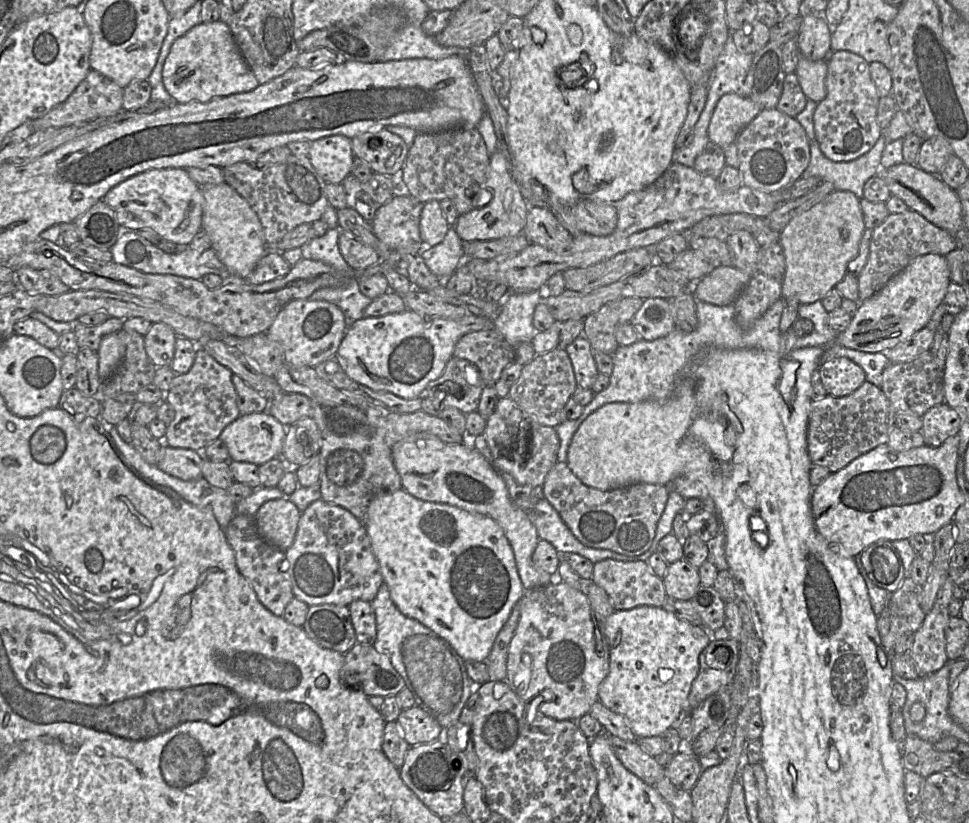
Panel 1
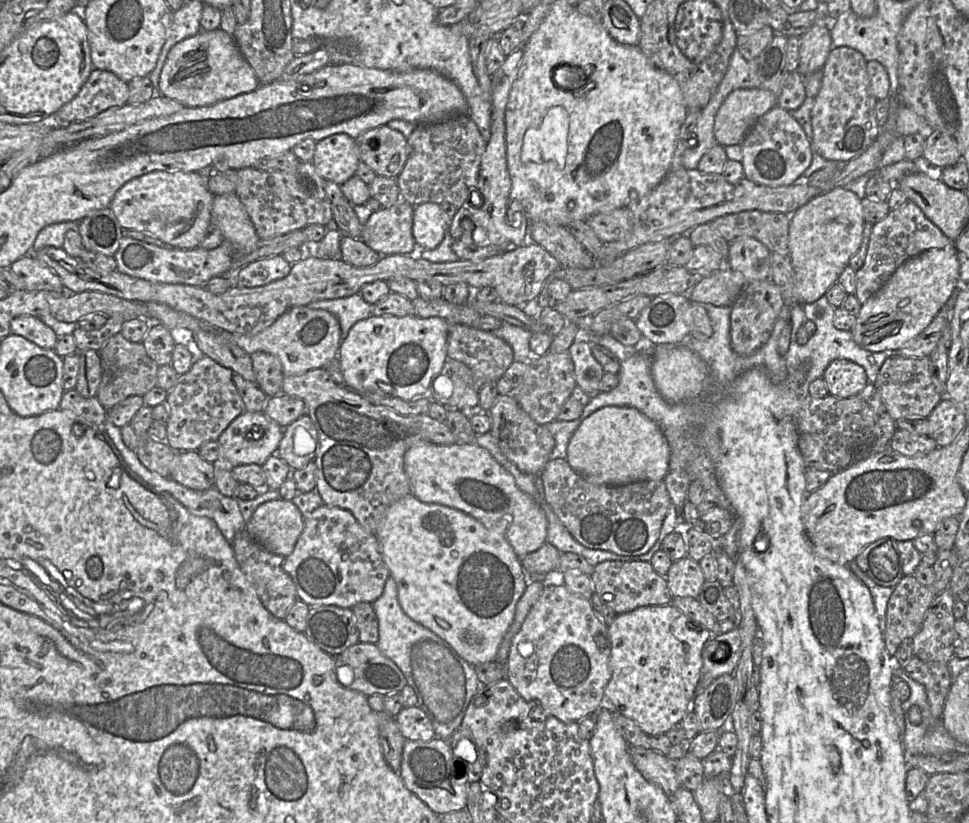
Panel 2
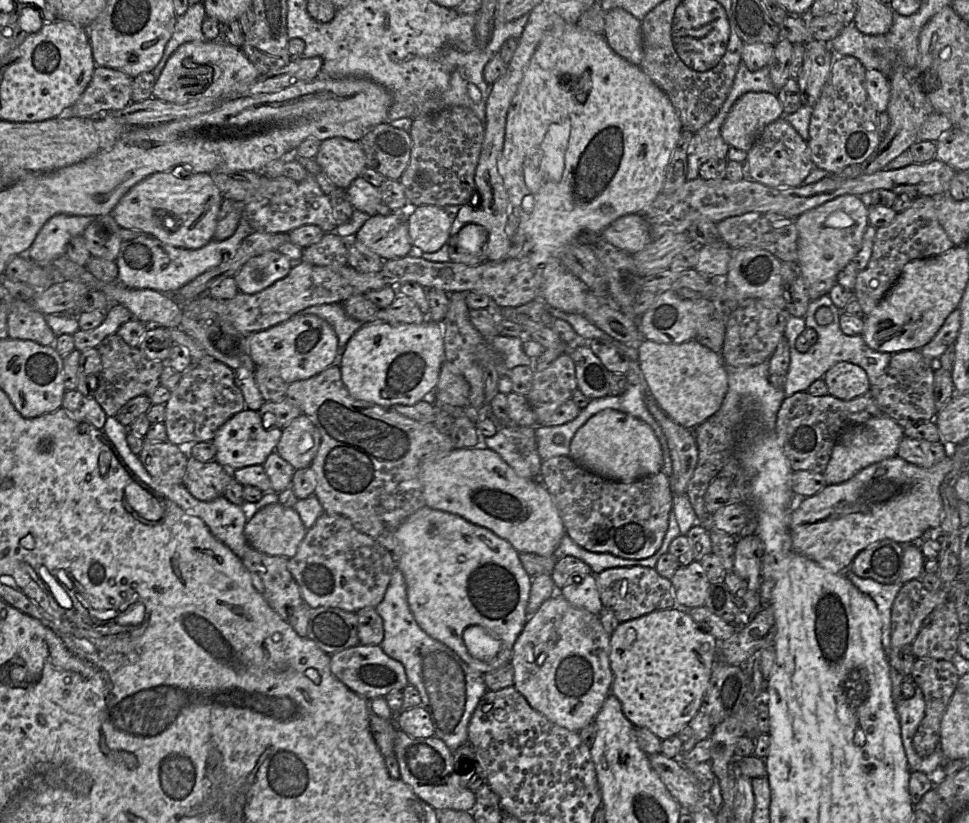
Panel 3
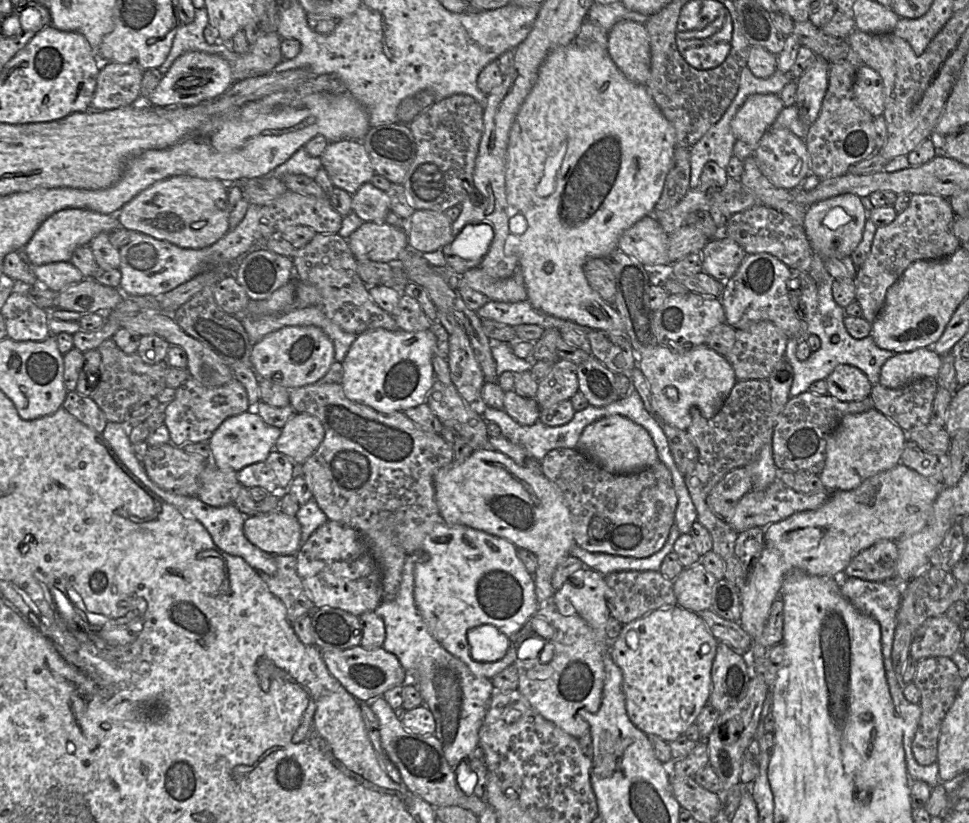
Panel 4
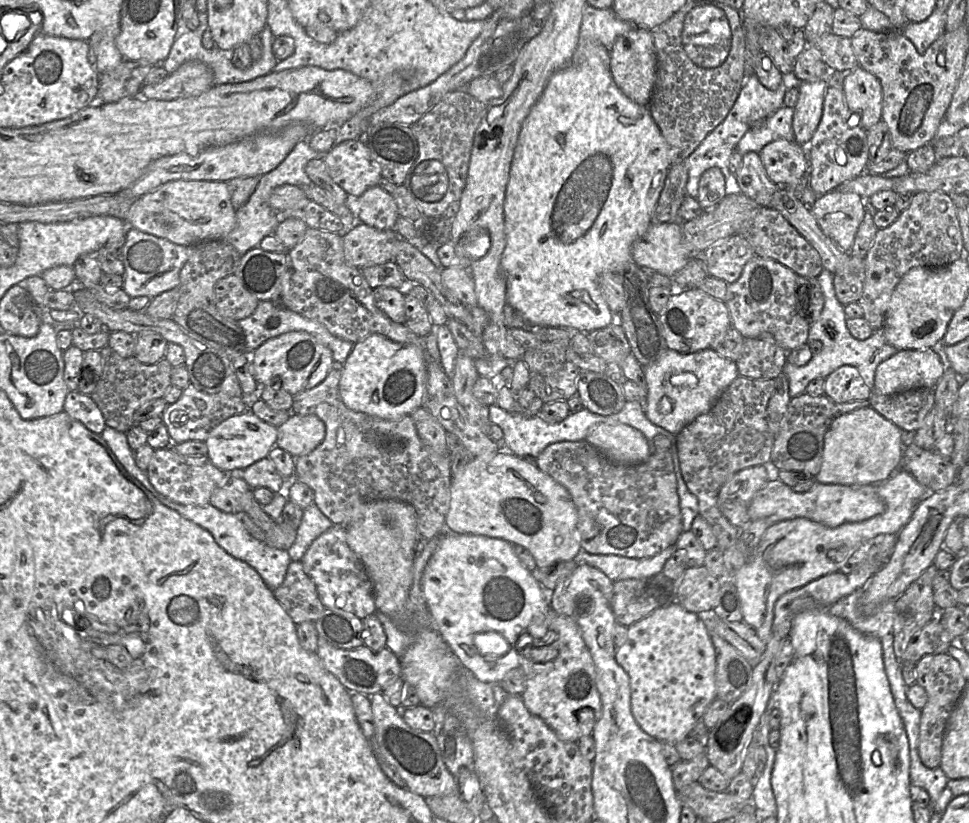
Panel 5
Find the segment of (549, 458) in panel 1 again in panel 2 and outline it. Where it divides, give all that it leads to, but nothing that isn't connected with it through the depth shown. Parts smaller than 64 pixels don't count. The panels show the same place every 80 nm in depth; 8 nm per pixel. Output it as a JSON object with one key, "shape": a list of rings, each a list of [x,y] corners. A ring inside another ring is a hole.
{"shape":[[[498,394],[489,410],[490,433],[501,452],[524,473],[540,475],[555,446],[555,440],[545,425],[535,423],[512,396]]]}

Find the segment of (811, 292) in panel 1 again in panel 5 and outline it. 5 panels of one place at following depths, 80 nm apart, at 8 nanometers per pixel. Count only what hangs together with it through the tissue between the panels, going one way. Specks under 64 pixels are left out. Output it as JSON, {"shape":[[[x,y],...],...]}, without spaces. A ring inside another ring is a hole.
{"shape":[[[836,189],[817,197],[810,207],[822,232],[845,252],[850,252],[864,218],[865,199]]]}

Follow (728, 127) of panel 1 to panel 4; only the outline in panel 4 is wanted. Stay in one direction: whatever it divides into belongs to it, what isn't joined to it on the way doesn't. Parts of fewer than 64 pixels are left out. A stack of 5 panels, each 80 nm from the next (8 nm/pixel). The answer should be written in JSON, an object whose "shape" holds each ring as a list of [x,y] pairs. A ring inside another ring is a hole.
{"shape":[[[750,95],[731,121],[731,129],[736,139],[755,150],[761,137],[774,123],[783,107],[779,95]]]}

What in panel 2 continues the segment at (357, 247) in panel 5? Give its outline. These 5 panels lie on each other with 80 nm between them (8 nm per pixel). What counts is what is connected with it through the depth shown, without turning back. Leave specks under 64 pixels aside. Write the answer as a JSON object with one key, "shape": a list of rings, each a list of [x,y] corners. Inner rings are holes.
{"shape":[[[402,199],[391,207],[375,211],[363,226],[360,239],[381,256],[414,253],[417,245],[412,233],[413,212],[414,206]]]}

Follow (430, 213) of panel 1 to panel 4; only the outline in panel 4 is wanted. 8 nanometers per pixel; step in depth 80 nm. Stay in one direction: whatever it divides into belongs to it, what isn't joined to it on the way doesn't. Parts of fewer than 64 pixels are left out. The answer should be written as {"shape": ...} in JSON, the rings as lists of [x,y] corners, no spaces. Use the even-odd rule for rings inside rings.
{"shape":[[[415,210],[412,216],[404,222],[409,247],[421,253],[442,249],[454,239],[453,222],[444,212]]]}

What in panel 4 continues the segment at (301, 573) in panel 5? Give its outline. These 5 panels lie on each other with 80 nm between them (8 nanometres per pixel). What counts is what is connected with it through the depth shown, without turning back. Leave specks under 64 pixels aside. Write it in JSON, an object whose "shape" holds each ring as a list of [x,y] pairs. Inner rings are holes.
{"shape":[[[296,555],[274,556],[277,571],[274,575],[258,572],[270,592],[284,604],[287,619],[292,624],[303,615],[311,615],[316,608],[297,573]]]}

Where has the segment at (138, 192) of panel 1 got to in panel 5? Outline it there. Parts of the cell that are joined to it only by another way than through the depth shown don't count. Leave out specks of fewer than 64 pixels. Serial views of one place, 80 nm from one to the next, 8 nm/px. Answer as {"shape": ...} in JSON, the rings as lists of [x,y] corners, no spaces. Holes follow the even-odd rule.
{"shape":[[[174,180],[136,199],[125,222],[128,227],[175,244],[193,246],[206,240],[224,239],[236,226],[236,213],[227,182]]]}

